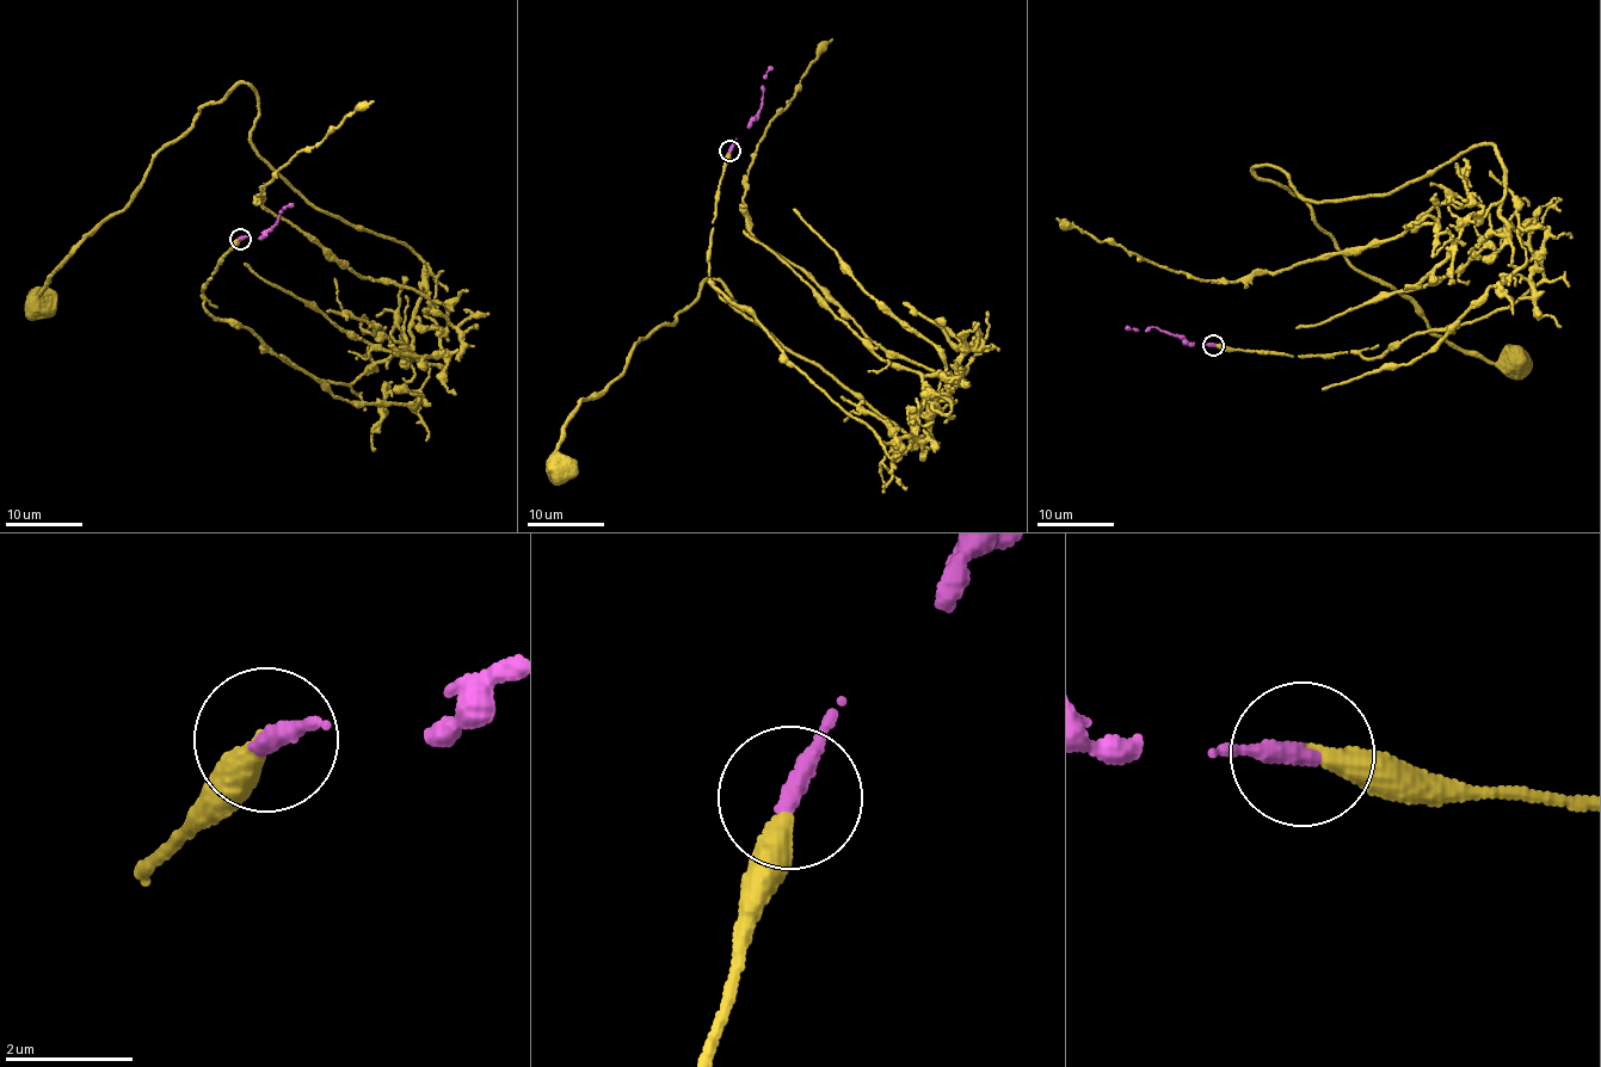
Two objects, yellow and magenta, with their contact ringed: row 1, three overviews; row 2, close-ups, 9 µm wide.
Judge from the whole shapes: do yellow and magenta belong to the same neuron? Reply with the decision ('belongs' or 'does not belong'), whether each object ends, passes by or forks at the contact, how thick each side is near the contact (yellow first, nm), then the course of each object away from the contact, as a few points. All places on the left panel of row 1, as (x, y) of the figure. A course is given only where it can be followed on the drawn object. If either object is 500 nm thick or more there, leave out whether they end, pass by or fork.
belongs; yellow ends there; magenta ends there; 320 nm thick on the yellow side, 320 nm on the other; yellow runs (239, 238), (209, 312), (344, 384), (411, 344), (426, 270), (275, 173), (247, 84), (37, 309); magenta runs (239, 239), (264, 235), (284, 205), (291, 203)

